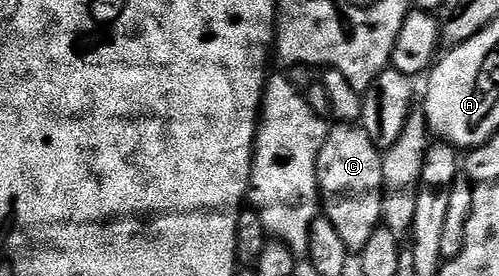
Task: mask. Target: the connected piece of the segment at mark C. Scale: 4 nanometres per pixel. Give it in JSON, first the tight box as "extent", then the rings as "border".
{"extent":[317,123,383,251],"border":[[[339,123],[328,128],[327,138],[317,159],[317,179],[321,209],[333,223],[333,228],[341,235],[349,251],[358,251],[369,243],[369,235],[380,228],[383,219],[383,153],[369,139],[369,135],[358,124]]]}

